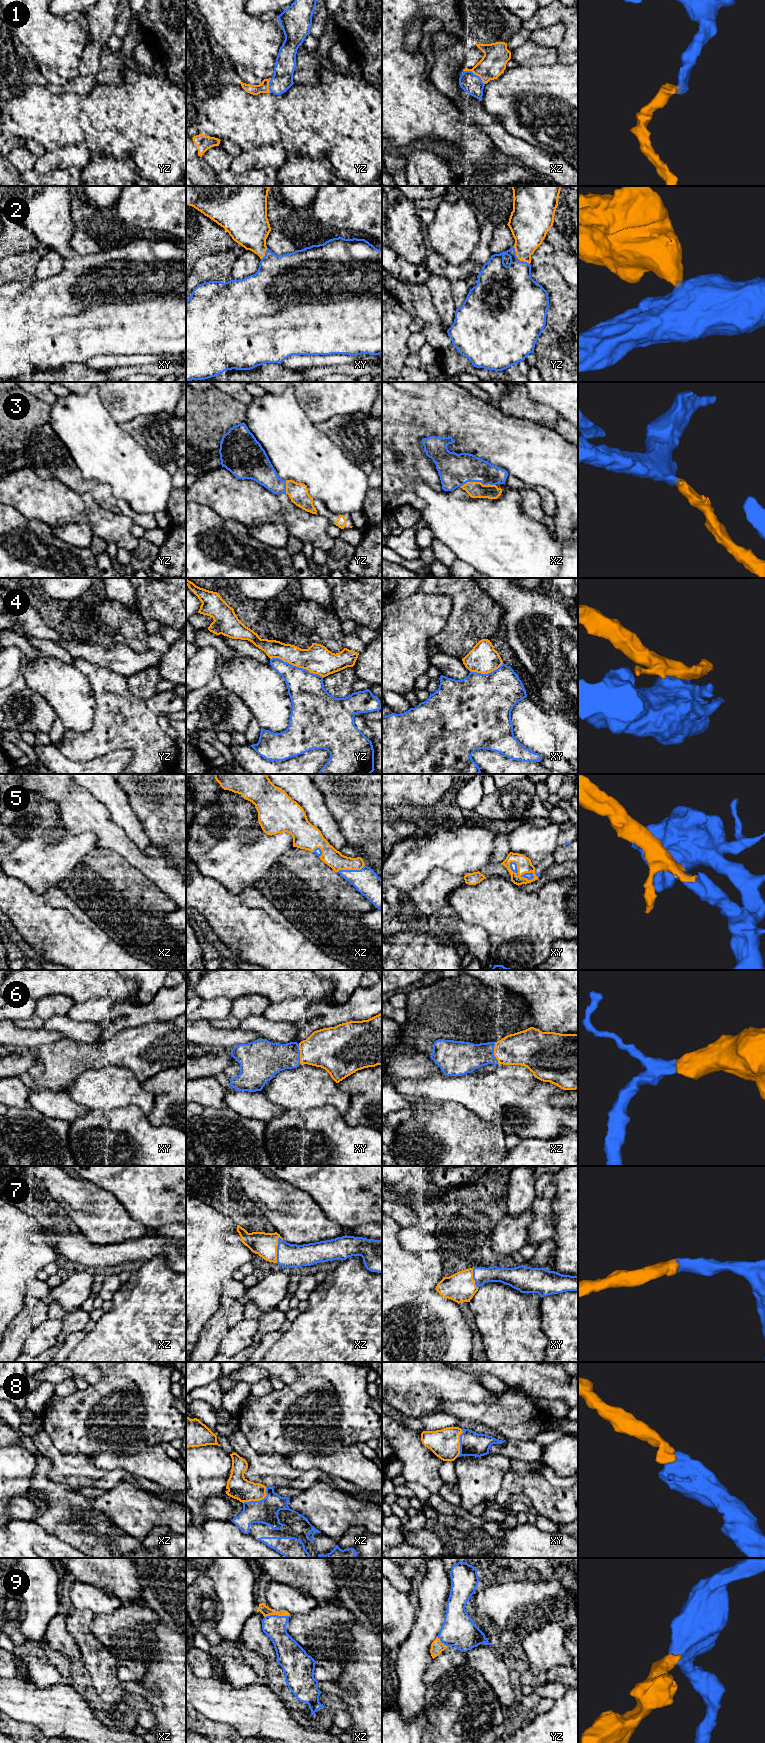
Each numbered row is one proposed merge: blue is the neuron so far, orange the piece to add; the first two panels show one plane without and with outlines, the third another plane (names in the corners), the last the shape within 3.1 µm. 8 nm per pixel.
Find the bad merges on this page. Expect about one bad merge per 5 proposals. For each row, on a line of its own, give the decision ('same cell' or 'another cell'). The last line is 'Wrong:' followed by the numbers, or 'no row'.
1: same cell
2: same cell
3: same cell
4: another cell
5: same cell
6: same cell
7: same cell
8: same cell
9: same cell
Wrong: 4

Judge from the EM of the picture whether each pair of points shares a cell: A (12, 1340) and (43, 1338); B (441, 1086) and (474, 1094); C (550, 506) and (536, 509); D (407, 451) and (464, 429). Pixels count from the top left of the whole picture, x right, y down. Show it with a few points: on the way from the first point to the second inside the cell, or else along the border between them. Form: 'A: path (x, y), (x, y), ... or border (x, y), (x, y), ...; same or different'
A: border (36, 1325), (25, 1340), (21, 1351); different
B: path (449, 1089), (466, 1090); same
C: border (533, 487), (540, 497), (542, 509), (546, 514); different
D: path (418, 436), (426, 428), (449, 428); same

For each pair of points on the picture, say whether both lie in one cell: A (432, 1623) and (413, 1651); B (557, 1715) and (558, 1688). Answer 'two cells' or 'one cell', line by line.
A: one cell
B: two cells

